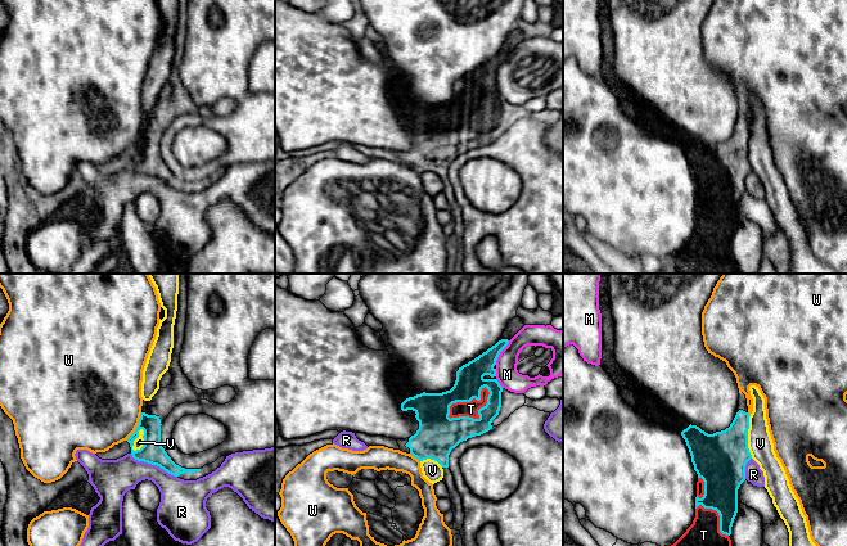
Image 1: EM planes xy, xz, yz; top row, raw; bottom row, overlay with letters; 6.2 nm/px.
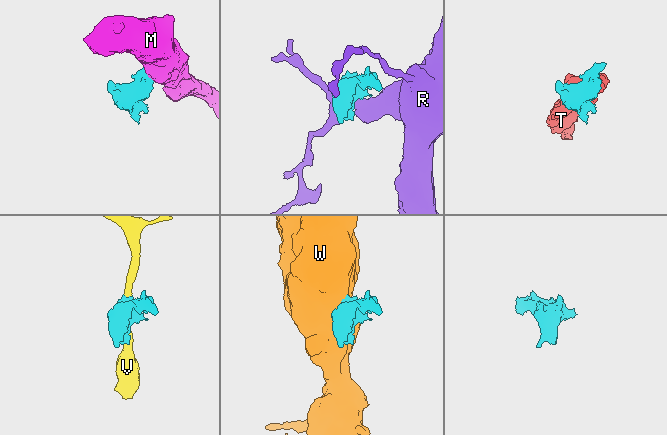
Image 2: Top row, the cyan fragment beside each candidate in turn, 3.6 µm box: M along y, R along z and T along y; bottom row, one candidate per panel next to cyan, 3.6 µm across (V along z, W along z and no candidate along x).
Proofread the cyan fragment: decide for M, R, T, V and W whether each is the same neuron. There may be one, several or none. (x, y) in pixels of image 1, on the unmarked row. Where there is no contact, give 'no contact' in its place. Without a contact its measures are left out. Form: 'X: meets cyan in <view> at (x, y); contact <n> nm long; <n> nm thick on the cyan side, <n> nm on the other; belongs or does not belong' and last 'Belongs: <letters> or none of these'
M: meets cyan in xz at (500, 63); contact 180 nm long; 170 nm thick on the cyan side, 140 nm on the other; does not belong
R: meets cyan in xy at (153, 176); contact 320 nm long; 140 nm thick on the cyan side, 220 nm on the other; does not belong
T: meets cyan in xz at (467, 113); contact 320 nm long; 220 nm thick on the cyan side, 100 nm on the other; belongs
V: meets cyan in xy at (135, 150); contact 160 nm long; 140 nm thick on the cyan side, 60 nm on the other; does not belong
W: meets cyan in xy at (136, 139); contact 200 nm long; 140 nm thick on the cyan side, 480 nm on the other; does not belong
Belongs: T

